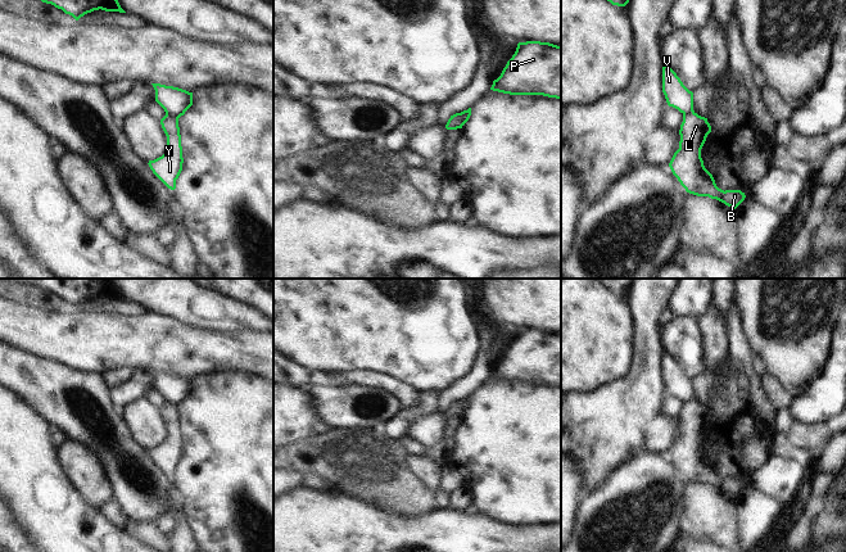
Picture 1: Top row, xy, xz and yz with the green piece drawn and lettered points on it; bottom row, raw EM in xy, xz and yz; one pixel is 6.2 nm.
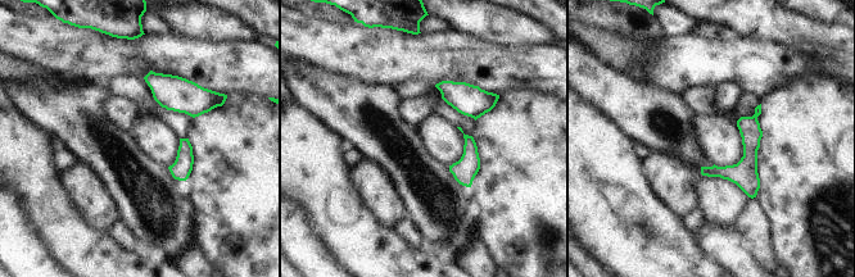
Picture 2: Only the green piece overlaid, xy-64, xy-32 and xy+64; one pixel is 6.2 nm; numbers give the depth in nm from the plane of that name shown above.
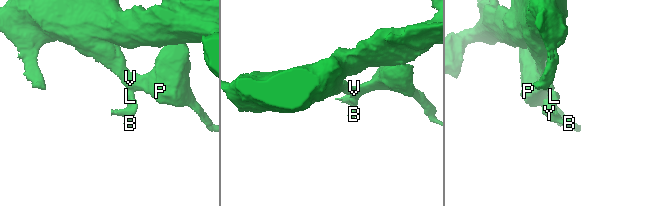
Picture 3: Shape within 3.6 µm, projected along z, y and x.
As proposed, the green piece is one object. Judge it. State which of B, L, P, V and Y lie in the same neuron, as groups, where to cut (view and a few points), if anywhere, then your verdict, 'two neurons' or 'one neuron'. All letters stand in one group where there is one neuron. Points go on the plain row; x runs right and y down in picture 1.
B L Y / P V | xy (166, 399), (177, 406) | two neurons

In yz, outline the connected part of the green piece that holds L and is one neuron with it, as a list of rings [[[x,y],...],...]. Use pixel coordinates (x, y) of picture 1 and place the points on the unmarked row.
[[[695,399],[684,402],[679,417],[679,436],[674,440],[669,454],[687,480],[716,487],[736,497],[745,488],[745,480],[719,476],[704,453],[701,436],[710,420],[707,406]]]

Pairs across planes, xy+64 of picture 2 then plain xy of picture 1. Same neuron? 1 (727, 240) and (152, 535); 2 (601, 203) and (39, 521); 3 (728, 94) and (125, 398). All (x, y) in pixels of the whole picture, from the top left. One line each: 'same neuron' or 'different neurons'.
1: same neuron
2: same neuron
3: same neuron

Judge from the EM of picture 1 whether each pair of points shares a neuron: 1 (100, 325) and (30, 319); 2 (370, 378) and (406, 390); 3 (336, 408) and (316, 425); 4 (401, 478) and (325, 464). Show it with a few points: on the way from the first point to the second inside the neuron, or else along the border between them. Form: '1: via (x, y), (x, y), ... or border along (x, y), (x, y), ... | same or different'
1: via (82, 325), (76, 322), (48, 322) | same
2: via (379, 380), (397, 387) | same
3: border along (310, 393), (319, 415), (329, 428) | different
4: via (381, 474), (376, 469), (361, 464), (344, 464) | same

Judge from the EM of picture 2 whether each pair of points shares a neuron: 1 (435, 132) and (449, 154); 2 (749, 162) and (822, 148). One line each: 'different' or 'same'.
1: same
2: different

